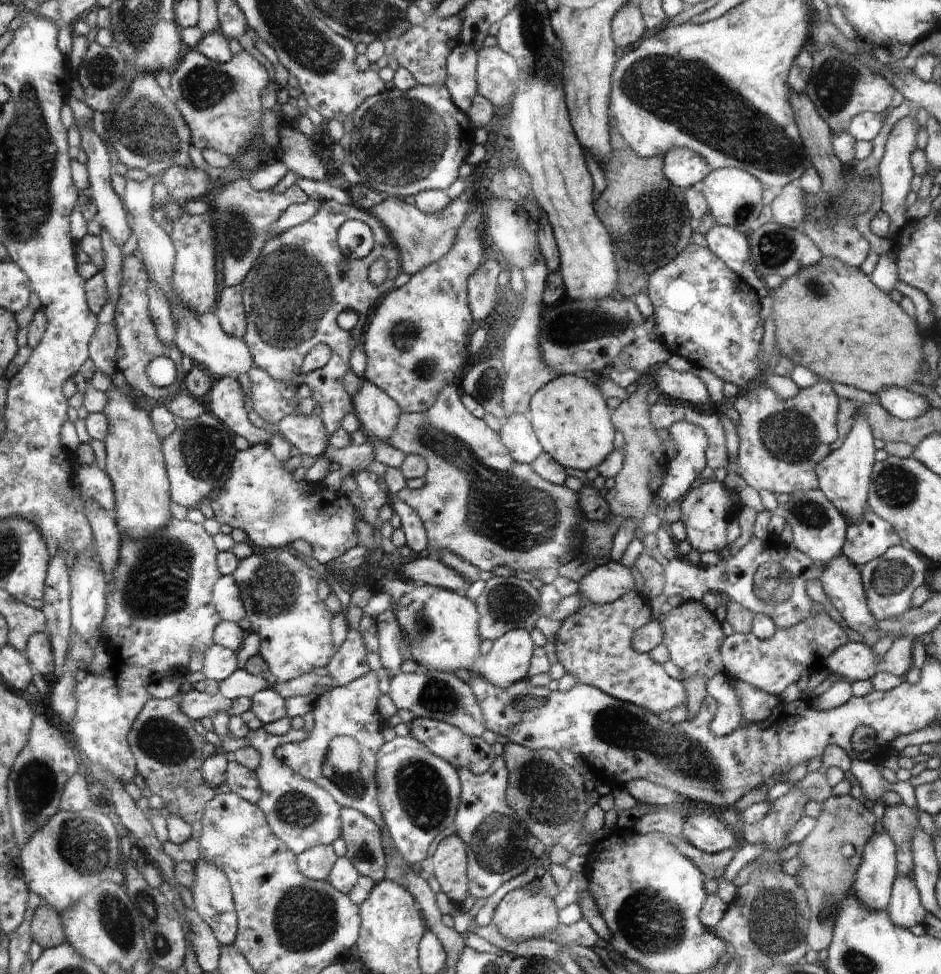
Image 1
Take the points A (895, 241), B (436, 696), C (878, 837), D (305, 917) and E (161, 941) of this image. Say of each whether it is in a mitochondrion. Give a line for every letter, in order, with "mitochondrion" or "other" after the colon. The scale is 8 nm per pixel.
A: other
B: mitochondrion
C: other
D: mitochondrion
E: mitochondrion

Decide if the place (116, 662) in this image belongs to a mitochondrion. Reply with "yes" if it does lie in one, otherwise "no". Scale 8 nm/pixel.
no

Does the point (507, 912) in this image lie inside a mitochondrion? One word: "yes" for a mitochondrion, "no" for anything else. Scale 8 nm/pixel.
no

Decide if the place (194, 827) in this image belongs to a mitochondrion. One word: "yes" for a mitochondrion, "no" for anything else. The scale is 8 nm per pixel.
no

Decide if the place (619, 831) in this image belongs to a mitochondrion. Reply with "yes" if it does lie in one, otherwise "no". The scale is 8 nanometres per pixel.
no

